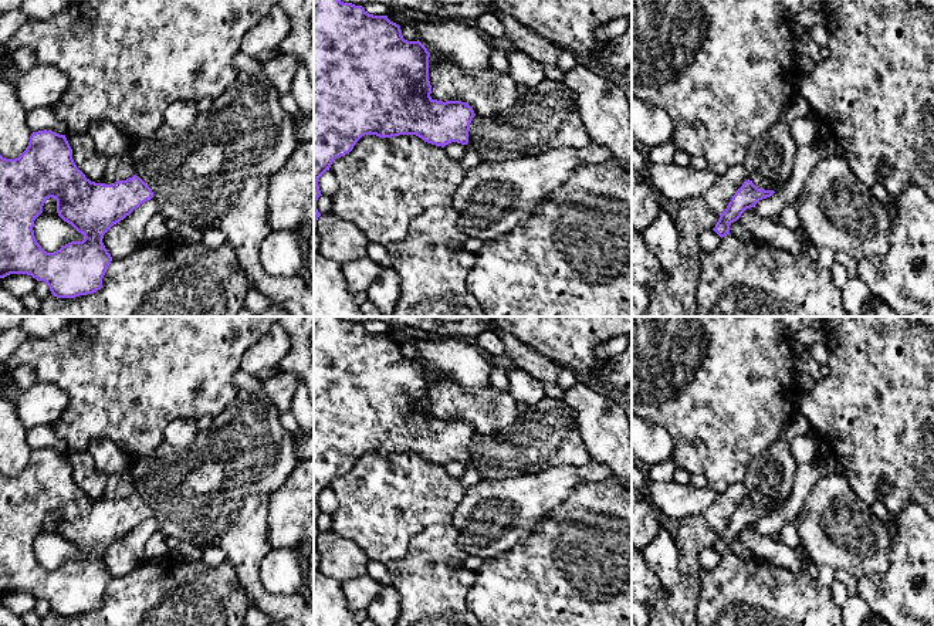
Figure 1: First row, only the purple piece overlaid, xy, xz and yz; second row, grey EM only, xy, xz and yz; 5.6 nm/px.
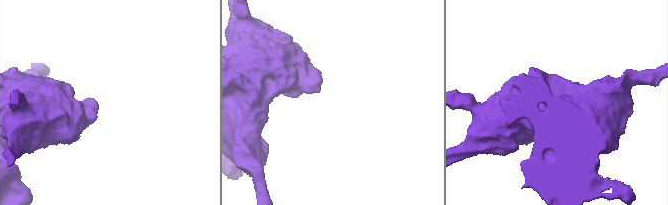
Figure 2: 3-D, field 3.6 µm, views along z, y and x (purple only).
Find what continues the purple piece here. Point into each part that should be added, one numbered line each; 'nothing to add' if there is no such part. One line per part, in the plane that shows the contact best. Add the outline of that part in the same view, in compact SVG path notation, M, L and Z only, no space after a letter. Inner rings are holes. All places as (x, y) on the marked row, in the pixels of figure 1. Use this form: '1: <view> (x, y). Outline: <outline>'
nothing to add

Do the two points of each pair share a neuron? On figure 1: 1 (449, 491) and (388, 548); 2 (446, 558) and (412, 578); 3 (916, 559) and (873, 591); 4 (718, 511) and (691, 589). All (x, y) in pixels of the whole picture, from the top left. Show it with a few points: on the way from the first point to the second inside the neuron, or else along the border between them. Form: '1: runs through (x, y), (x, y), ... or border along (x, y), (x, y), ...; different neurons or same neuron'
1: runs through (433, 498), (399, 533); same neuron
2: runs through (437, 564), (420, 578); same neuron
3: runs through (906, 569), (883, 589); same neuron
4: runs through (700, 531), (690, 541), (690, 569); same neuron

